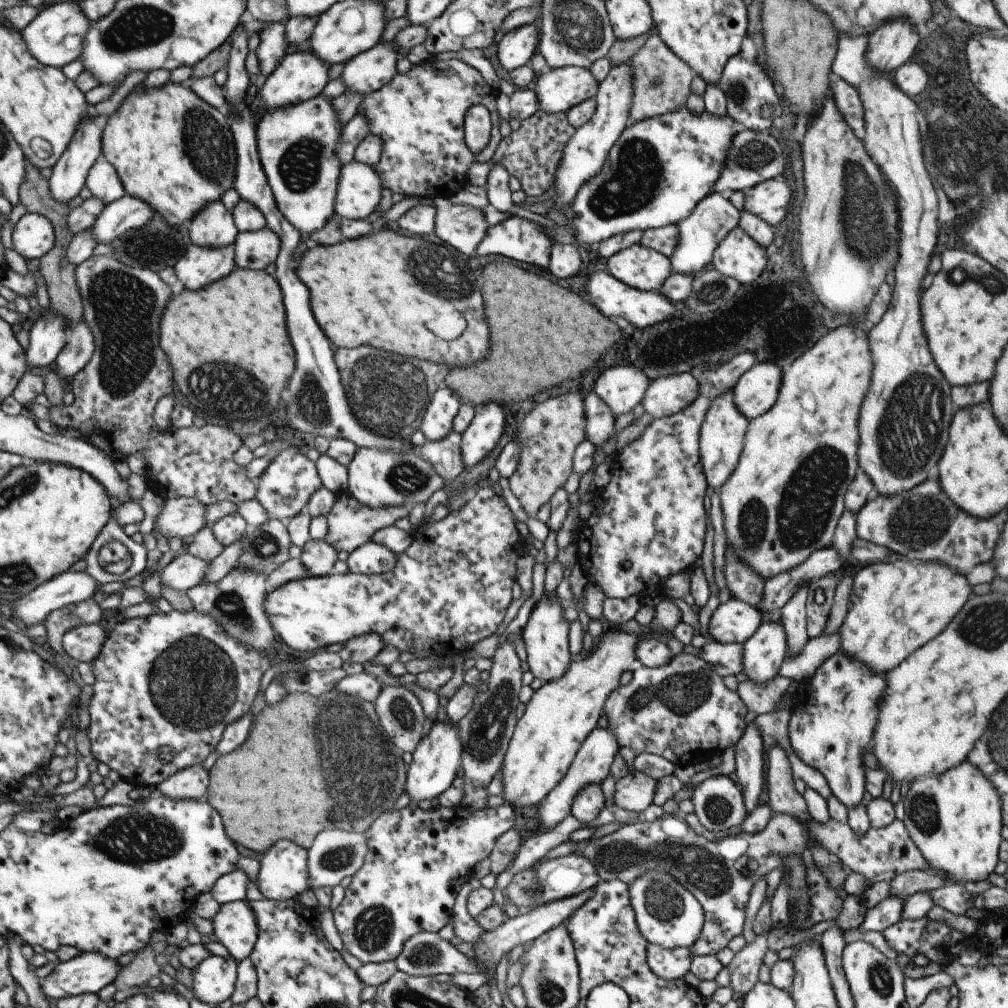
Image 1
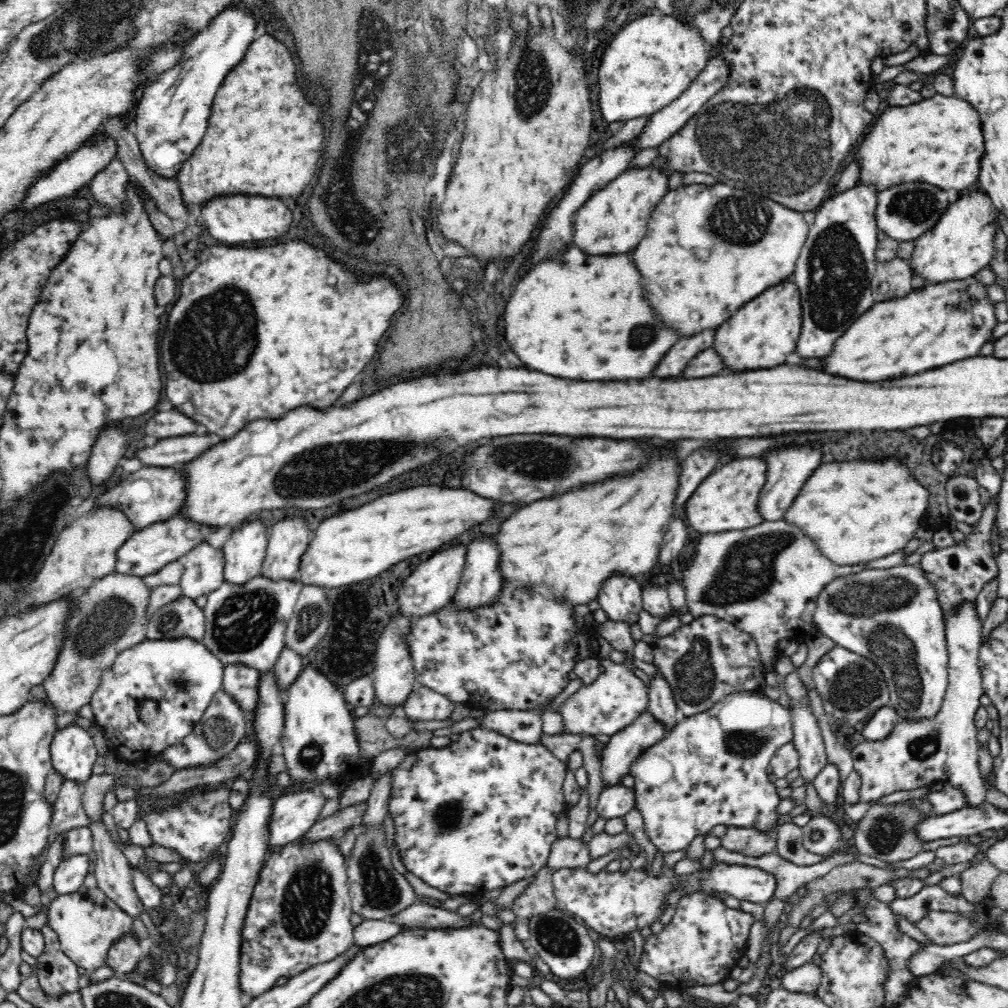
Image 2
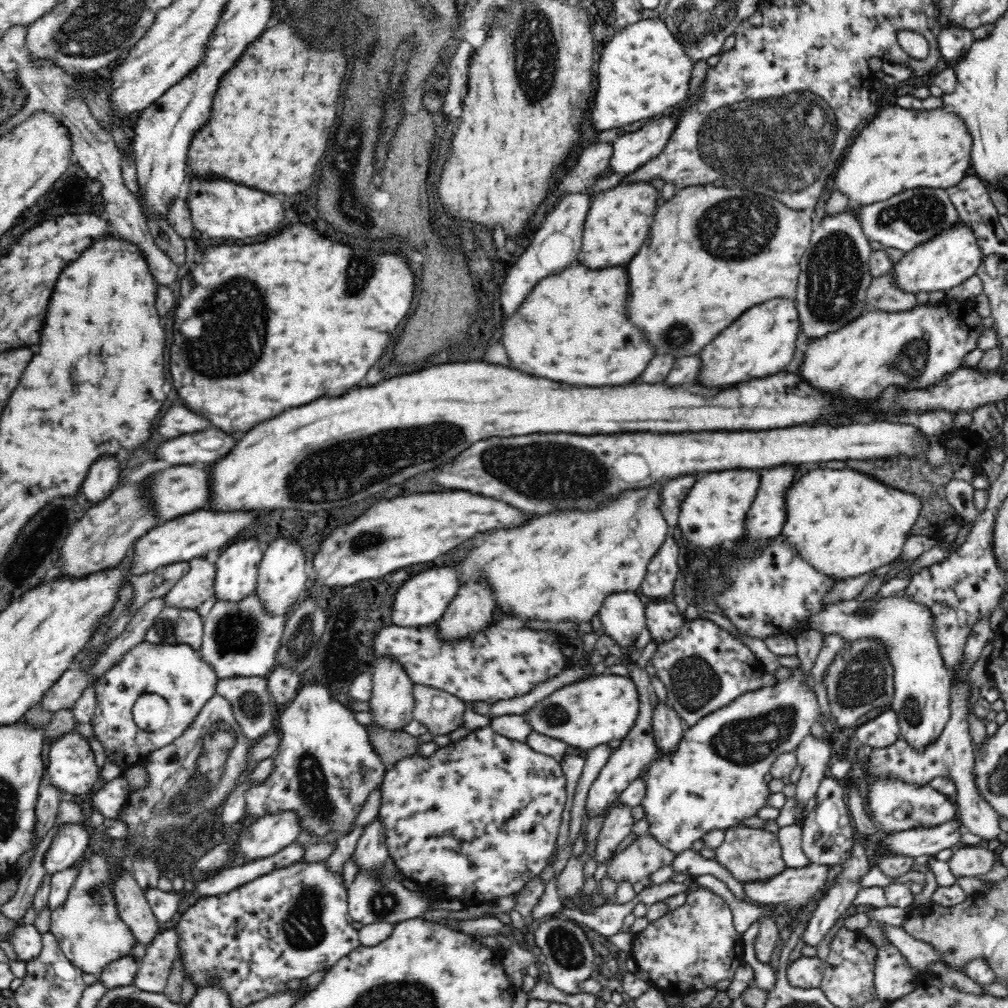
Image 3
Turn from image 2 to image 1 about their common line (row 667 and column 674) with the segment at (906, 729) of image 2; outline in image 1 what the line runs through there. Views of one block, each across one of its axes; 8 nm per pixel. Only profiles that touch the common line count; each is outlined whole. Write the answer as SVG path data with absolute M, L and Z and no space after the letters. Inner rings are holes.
M646 944L646 964L650 972L664 980L684 979L690 972L691 957L684 947L664 950L659 946Z

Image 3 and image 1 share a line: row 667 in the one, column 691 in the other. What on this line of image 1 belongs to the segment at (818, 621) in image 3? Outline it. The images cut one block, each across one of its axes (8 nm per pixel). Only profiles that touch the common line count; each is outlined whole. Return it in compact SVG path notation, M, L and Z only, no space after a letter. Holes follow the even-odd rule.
M652 869L629 883L628 898L636 928L646 943L664 950L680 947L689 949L699 937L704 922L699 902L675 878L661 869Z

